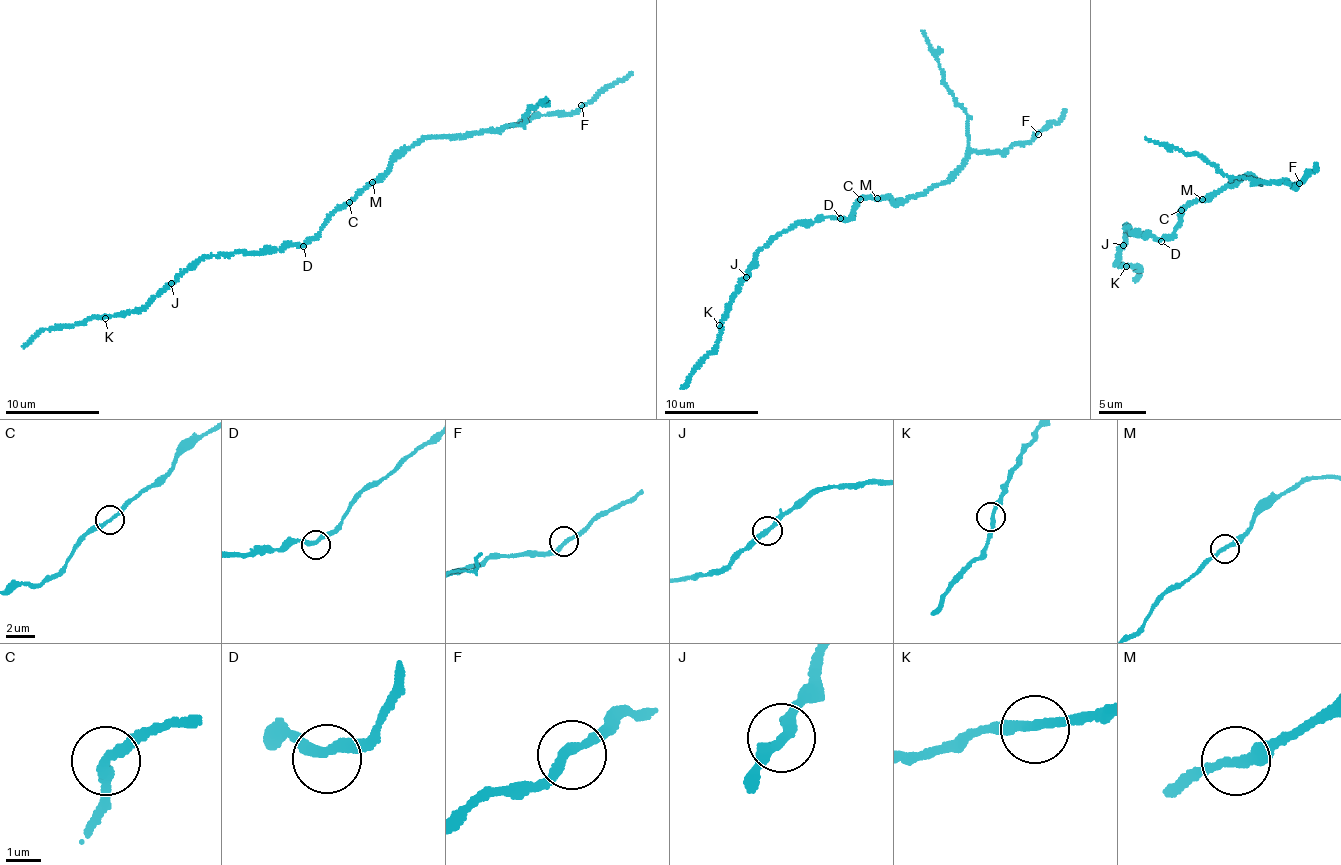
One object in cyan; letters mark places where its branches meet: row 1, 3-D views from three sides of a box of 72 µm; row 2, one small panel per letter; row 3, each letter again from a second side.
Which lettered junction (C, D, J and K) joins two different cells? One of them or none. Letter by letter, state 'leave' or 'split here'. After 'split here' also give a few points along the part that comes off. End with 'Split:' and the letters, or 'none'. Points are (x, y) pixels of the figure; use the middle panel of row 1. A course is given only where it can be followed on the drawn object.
C: leave
D: leave
J: leave
K: leave
Split: none

